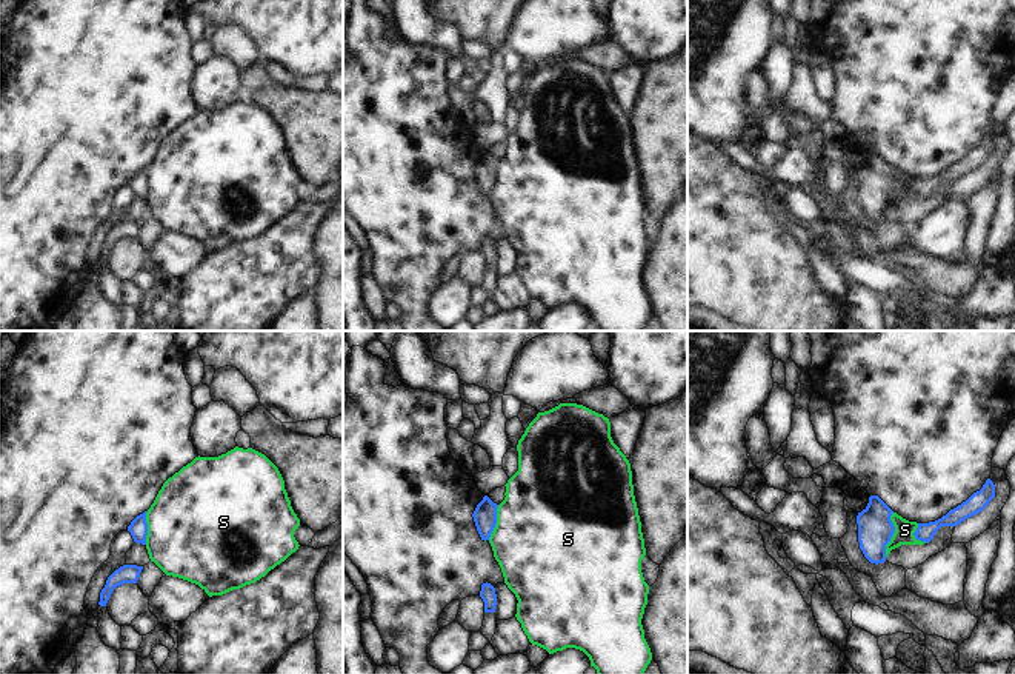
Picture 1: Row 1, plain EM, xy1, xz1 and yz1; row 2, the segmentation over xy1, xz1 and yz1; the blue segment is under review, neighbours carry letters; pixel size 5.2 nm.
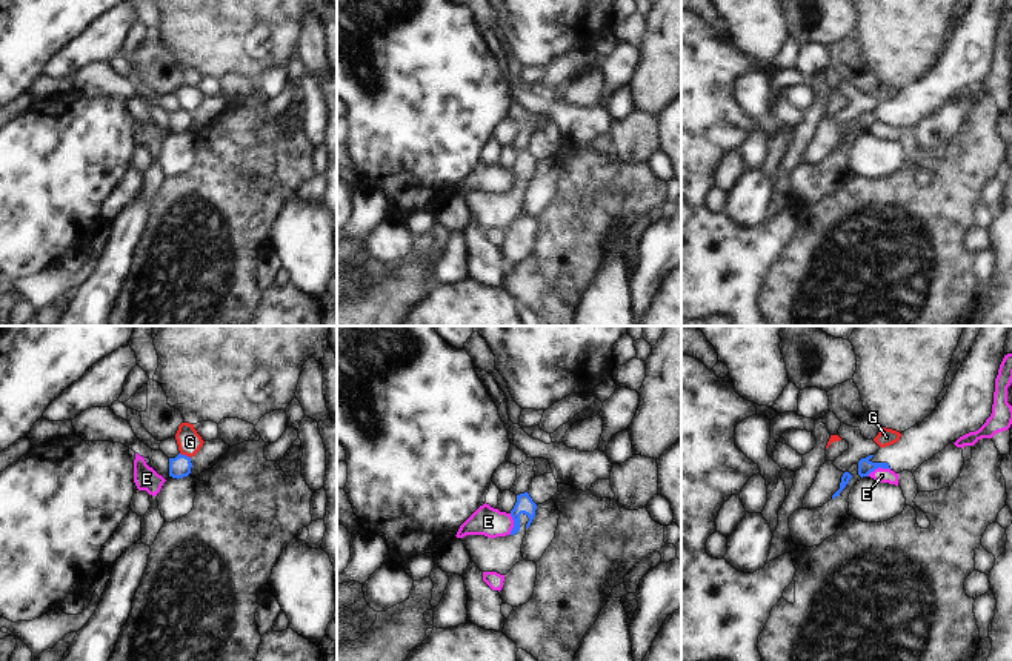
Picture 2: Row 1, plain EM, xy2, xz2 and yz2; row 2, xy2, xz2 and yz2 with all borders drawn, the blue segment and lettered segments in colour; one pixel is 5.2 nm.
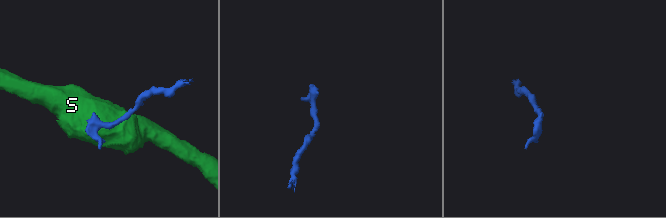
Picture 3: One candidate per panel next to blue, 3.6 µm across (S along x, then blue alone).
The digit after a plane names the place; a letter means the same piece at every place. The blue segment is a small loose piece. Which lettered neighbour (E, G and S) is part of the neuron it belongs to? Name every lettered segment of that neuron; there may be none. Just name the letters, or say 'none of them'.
none of them

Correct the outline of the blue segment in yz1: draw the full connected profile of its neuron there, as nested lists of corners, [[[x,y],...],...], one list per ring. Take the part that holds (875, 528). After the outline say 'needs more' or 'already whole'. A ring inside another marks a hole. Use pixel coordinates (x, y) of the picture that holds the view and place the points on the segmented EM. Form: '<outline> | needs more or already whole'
[[[870,495],[867,506],[857,516],[860,549],[870,563],[886,562],[886,545],[895,532],[892,512],[878,495]]] | already whole

